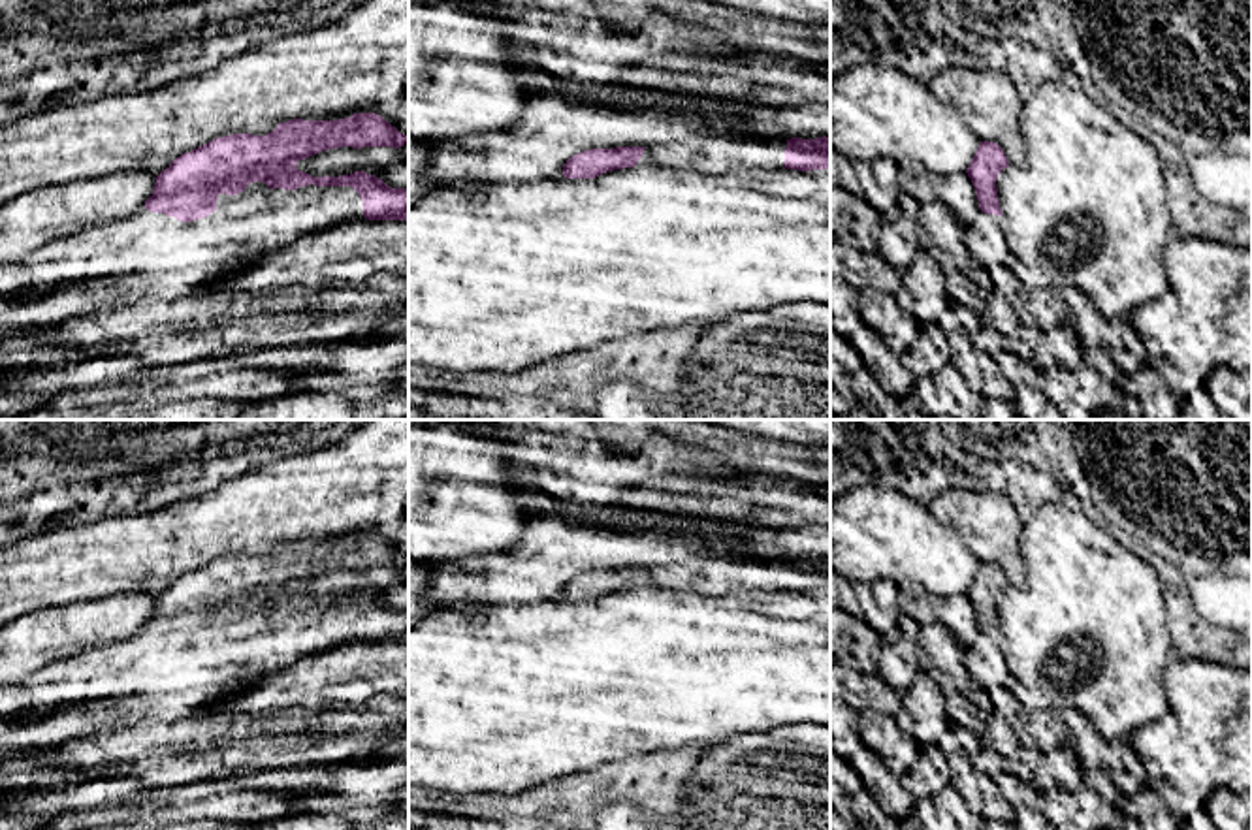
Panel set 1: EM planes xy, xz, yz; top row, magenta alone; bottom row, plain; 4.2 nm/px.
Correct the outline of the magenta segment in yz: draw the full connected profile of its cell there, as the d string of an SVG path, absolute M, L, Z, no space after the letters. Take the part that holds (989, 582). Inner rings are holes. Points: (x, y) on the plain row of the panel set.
M981 563L966 595L975 608L979 629L987 636L1003 638L998 621L996 602L1007 587L1009 582L998 565Z

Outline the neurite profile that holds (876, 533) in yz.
M872 482L830 499L830 568L847 582L891 580L898 589L949 599L968 593L979 567L958 531L894 487Z

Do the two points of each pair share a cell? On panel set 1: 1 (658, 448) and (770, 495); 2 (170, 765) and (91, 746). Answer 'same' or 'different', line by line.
1: same
2: different

